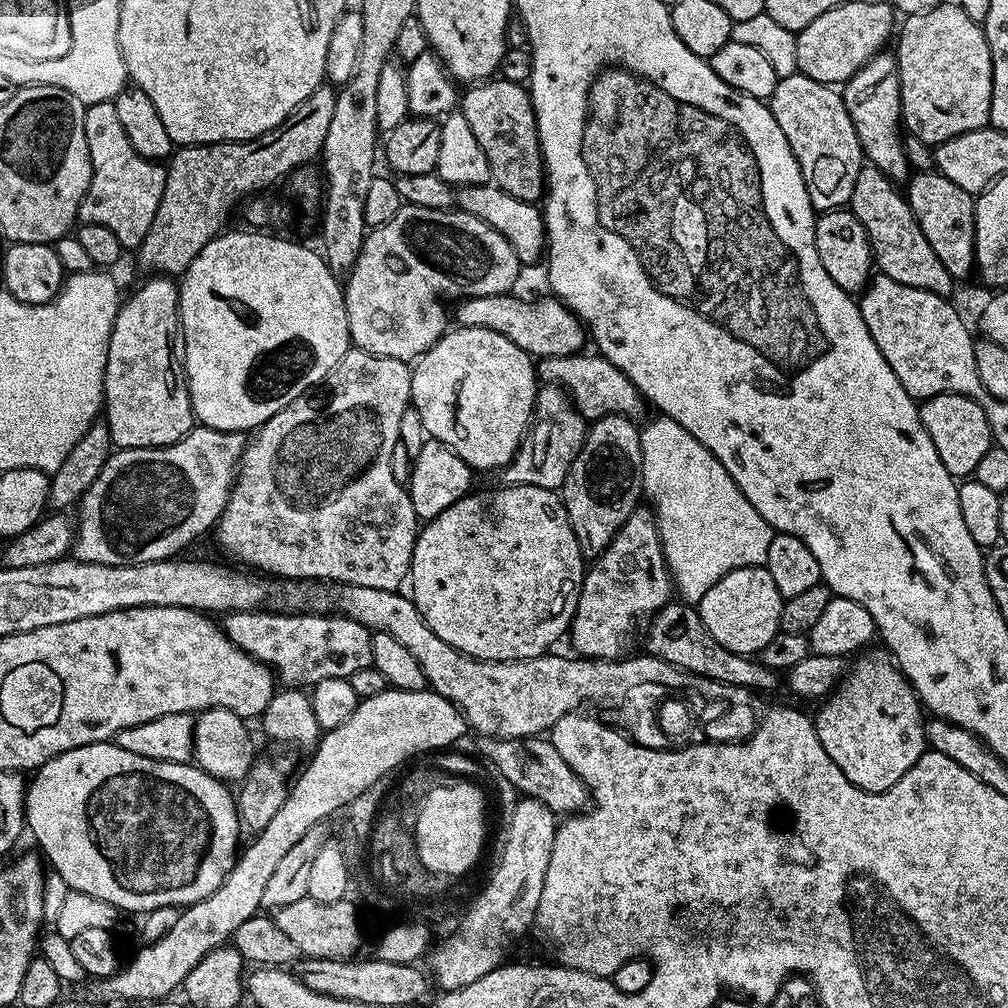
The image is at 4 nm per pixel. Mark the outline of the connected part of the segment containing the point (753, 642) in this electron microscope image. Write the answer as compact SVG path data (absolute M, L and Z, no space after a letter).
M767 567L739 568L714 582L706 594L702 594L698 611L706 630L726 646L726 650L743 656L759 654L766 642L780 631L780 615L785 597L781 596L774 578Z

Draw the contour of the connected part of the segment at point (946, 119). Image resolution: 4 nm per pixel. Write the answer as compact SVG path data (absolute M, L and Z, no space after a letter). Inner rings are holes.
M942 2L937 8L909 16L903 22L905 24L901 28L899 25L894 47L896 65L900 71L903 127L929 146L985 127L989 123L988 115L992 105L992 55L983 27L974 18L970 18L970 14L961 10L956 2Z

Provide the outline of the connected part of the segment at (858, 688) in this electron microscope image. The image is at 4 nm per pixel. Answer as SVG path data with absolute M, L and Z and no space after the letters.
M869 647L861 651L855 660L835 691L819 705L820 713L815 713L818 742L822 742L822 750L826 750L830 758L834 758L834 762L851 784L867 792L889 792L900 781L902 774L915 766L918 758L922 758L928 748L924 729L926 712L920 697L916 695L903 672L896 667L895 659L883 647Z

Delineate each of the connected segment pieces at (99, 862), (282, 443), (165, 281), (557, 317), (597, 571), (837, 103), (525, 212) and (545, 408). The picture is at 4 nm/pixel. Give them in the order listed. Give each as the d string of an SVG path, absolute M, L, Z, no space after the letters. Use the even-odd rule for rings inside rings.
M105 742L87 744L81 748L58 754L51 760L47 760L41 768L35 769L33 776L36 777L30 780L24 795L24 818L27 831L30 836L32 832L33 838L40 843L41 850L39 849L39 851L46 857L51 871L60 875L67 882L71 891L90 895L102 902L112 903L121 913L145 914L158 907L183 909L189 904L214 894L214 890L218 890L218 886L222 886L222 882L236 864L238 859L236 843L240 840L240 832L242 833L242 825L236 809L236 796L228 793L230 788L225 781L212 777L210 773L204 772L195 763L179 764L154 758L142 758L142 754L130 754L130 750L122 750L122 746L118 746L114 742Z
M352 346L342 359L336 363L328 375L324 377L322 383L315 390L309 390L302 393L298 398L294 398L294 402L287 404L282 410L278 410L278 414L274 414L265 424L260 425L258 434L247 441L244 446L244 452L240 455L240 463L238 465L238 475L236 483L232 485L232 492L228 495L228 505L224 508L224 513L220 515L220 519L216 521L214 535L216 540L233 556L236 560L241 560L241 565L247 566L252 570L261 570L263 573L270 573L276 578L287 578L289 580L307 580L309 582L331 582L333 584L353 584L354 586L374 586L374 590L390 590L397 591L401 587L400 583L407 581L410 576L412 566L412 551L414 550L414 542L416 541L416 533L418 531L418 518L414 514L414 506L408 497L408 490L405 485L398 482L398 478L394 478L394 470L390 470L390 458L394 454L394 446L399 444L400 435L398 434L398 426L402 423L402 410L410 407L412 398L412 368L407 363L398 358L382 358L378 354L370 354L363 352L361 348Z
M148 278L144 285L133 294L132 297L125 299L116 312L116 321L110 334L108 343L108 357L106 358L104 374L104 399L102 401L102 416L106 421L110 434L112 435L113 445L117 449L122 448L161 448L167 444L173 444L188 435L194 427L194 417L192 415L192 399L188 393L188 385L182 379L178 371L178 364L172 361L172 339L177 339L180 327L180 289L177 281L172 278Z
M486 294L469 296L457 303L454 320L461 328L485 328L494 330L510 342L526 350L533 358L545 356L570 356L581 351L586 344L586 325L563 300L545 294L541 300L523 300L517 294Z
M640 506L620 528L607 550L584 574L584 585L572 619L570 640L581 657L590 660L617 660L633 651L636 632L671 601L674 585L665 562L660 531L651 509Z
M797 74L777 79L776 89L770 97L770 107L778 126L782 126L782 134L786 134L786 142L790 142L790 150L800 167L813 209L817 213L843 209L851 201L854 181L862 167L860 139L844 105L843 95L835 87Z
M491 182L487 184L461 184L455 189L454 204L459 211L474 214L474 218L482 218L494 230L514 246L514 254L518 254L521 265L541 263L546 252L546 233L544 230L543 211L533 201L514 198L514 194L506 194L506 190Z
M555 382L545 383L537 391L532 422L520 442L519 450L512 461L502 469L503 483L563 489L566 474L570 474L570 466L582 450L589 427L589 421L576 409L576 403L566 389Z

